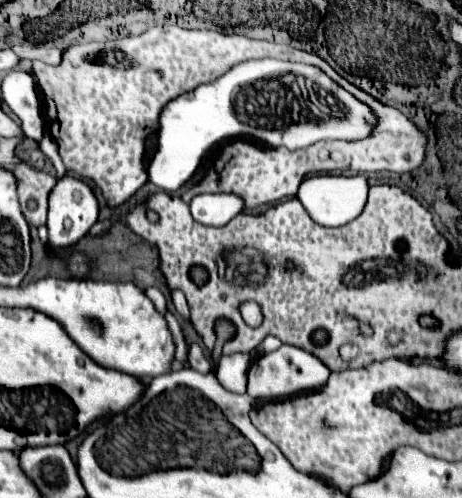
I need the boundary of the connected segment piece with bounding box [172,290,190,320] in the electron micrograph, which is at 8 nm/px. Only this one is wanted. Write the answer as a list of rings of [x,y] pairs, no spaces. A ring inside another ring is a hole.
[[[176,290],[176,292],[174,292],[172,302],[174,302],[174,306],[176,306],[176,312],[178,312],[178,314],[180,314],[184,320],[188,320],[188,318],[190,318],[188,304],[186,304],[186,298],[184,298],[184,294],[182,294],[180,290]]]

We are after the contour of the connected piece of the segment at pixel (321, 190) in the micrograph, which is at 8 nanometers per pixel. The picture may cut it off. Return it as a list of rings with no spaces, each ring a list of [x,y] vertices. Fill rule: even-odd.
[[[314,176],[300,184],[298,200],[310,214],[310,218],[322,226],[342,226],[354,220],[366,204],[368,198],[368,182],[366,176]]]

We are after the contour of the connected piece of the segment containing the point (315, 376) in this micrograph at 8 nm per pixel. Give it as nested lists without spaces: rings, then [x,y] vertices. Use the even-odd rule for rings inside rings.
[[[280,346],[276,352],[264,354],[258,358],[248,374],[248,394],[252,398],[275,400],[291,397],[304,390],[318,390],[326,384],[330,370],[310,352],[300,350],[296,346]]]

